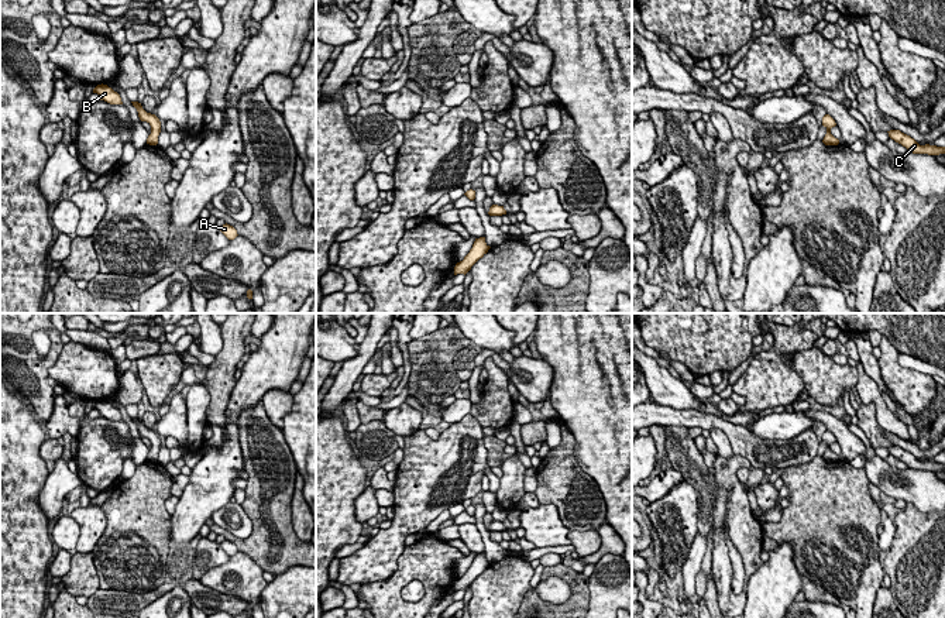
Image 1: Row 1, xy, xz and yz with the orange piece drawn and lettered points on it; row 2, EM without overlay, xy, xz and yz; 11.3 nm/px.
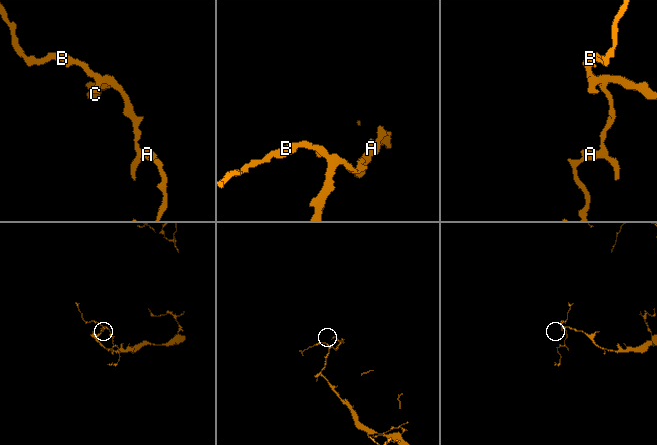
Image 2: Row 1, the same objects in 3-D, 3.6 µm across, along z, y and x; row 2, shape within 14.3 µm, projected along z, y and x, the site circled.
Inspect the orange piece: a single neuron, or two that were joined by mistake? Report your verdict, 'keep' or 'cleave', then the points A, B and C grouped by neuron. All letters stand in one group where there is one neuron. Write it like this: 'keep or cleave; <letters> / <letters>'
keep; A B C

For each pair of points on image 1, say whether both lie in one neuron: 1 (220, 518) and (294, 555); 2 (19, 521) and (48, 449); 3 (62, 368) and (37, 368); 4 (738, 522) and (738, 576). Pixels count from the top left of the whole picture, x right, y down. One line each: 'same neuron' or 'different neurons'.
1: different neurons
2: different neurons
3: different neurons
4: different neurons

